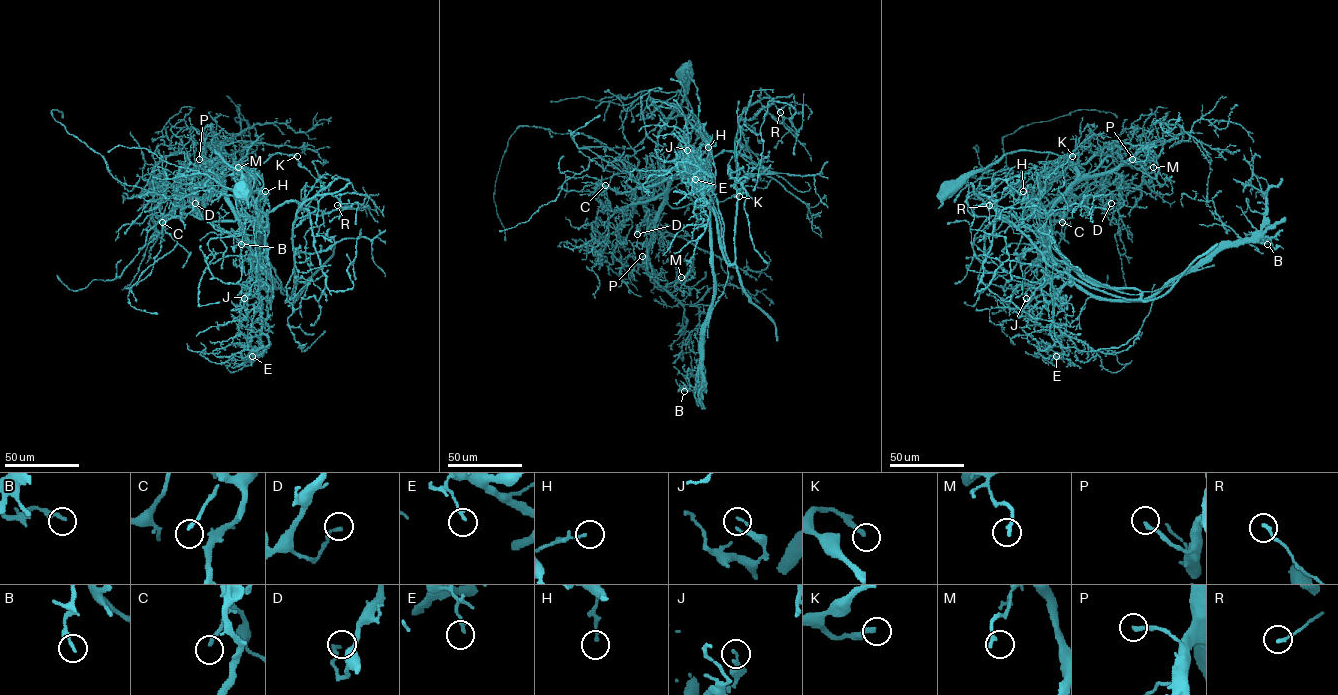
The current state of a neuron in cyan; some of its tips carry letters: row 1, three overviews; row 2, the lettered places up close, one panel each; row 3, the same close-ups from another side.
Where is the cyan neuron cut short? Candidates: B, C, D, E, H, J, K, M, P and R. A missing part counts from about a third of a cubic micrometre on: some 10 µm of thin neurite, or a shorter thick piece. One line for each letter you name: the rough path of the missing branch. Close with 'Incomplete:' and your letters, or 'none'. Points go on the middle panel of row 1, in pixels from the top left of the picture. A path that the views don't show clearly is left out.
Incomplete: K

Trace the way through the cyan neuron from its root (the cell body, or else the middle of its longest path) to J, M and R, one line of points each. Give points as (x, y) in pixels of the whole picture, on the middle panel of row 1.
J: (686, 70), (686, 97), (658, 136), (666, 200), (666, 185), (678, 174), (702, 188), (687, 150)
M: (686, 70), (686, 97), (658, 136), (666, 202), (648, 254), (648, 272), (661, 286), (681, 277)
R: (686, 70), (686, 97), (658, 136), (666, 200), (678, 174), (744, 153), (749, 106), (772, 98), (780, 112)

